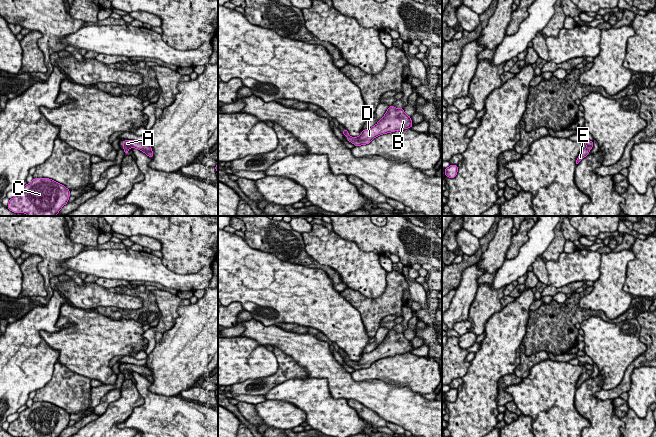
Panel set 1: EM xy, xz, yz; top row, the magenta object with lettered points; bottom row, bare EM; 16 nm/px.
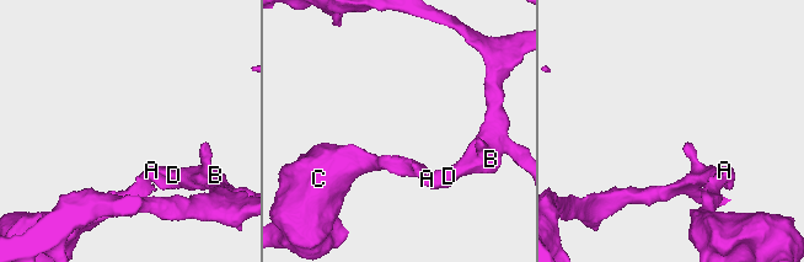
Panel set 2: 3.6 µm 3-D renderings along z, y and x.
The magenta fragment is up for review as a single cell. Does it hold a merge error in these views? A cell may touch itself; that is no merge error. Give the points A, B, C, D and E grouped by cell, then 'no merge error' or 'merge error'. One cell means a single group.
groups A B C D E; no merge error

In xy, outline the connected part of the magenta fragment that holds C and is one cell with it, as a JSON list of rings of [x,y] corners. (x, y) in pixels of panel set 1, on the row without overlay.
[[[34,402],[31,407],[19,413],[18,418],[9,423],[7,432],[14,437],[59,437],[68,427],[70,414],[49,402]]]

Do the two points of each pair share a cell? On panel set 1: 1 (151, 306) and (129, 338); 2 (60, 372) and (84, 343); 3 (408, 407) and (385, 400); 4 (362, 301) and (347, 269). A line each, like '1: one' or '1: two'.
1: two
2: two
3: one
4: two

